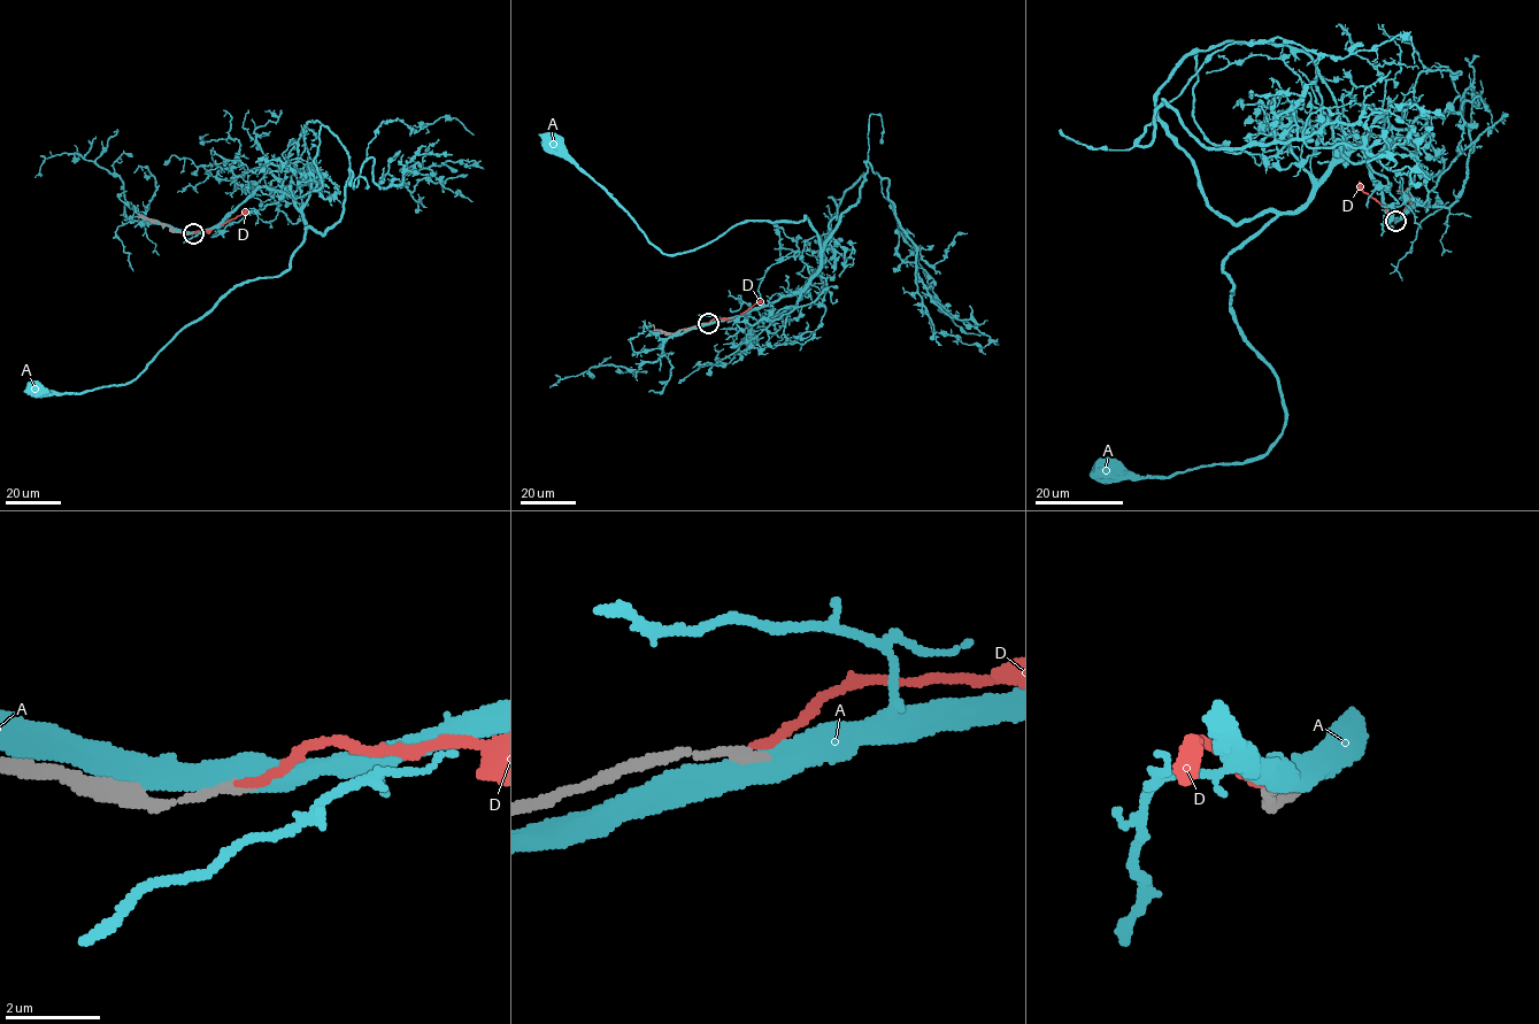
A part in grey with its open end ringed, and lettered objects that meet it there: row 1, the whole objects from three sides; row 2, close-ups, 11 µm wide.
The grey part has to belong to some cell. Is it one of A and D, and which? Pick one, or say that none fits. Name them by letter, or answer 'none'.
none

